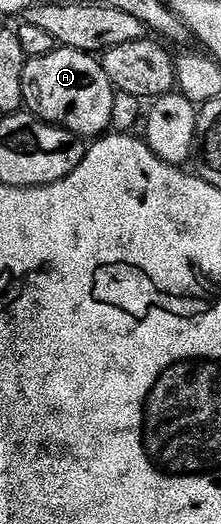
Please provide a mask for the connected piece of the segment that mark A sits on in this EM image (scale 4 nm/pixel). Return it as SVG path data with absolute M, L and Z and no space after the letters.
M59 45L43 57L25 60L23 97L28 114L80 135L86 141L96 140L112 128L114 94L113 82L107 77L96 54Z

